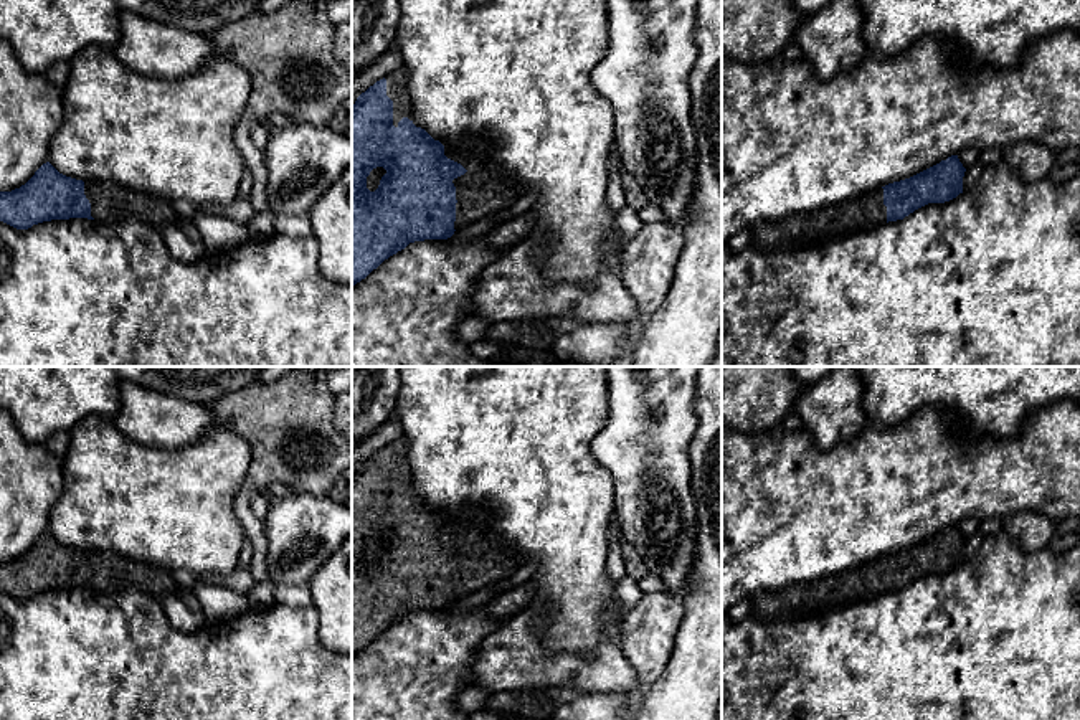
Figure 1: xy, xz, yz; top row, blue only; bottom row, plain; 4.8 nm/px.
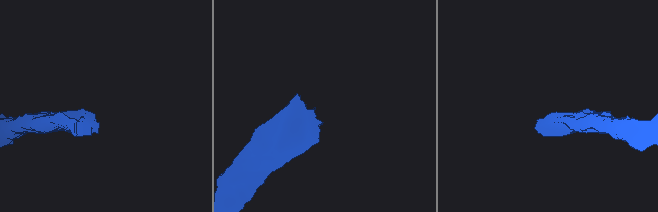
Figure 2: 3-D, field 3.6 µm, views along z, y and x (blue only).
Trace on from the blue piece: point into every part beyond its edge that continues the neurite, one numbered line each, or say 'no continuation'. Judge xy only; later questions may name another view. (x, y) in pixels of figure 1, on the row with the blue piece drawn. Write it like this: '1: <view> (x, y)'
1: xy (111, 202)

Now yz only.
1: yz (808, 230)

